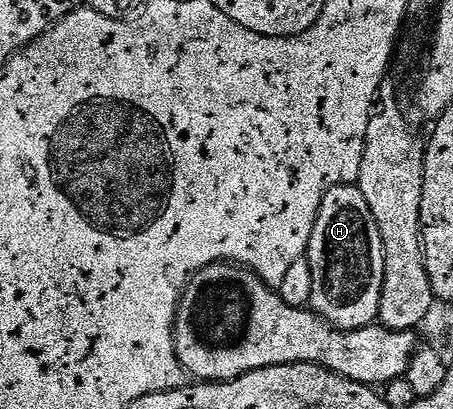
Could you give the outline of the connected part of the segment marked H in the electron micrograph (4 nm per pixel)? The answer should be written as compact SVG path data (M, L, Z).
M359 186L334 187L329 189L329 193L325 193L325 201L321 201L321 209L313 225L313 237L307 246L305 258L313 269L310 310L342 332L369 327L378 320L381 289L385 281L385 253L381 245L381 229L377 229L377 221L373 221L369 201L365 201Z

